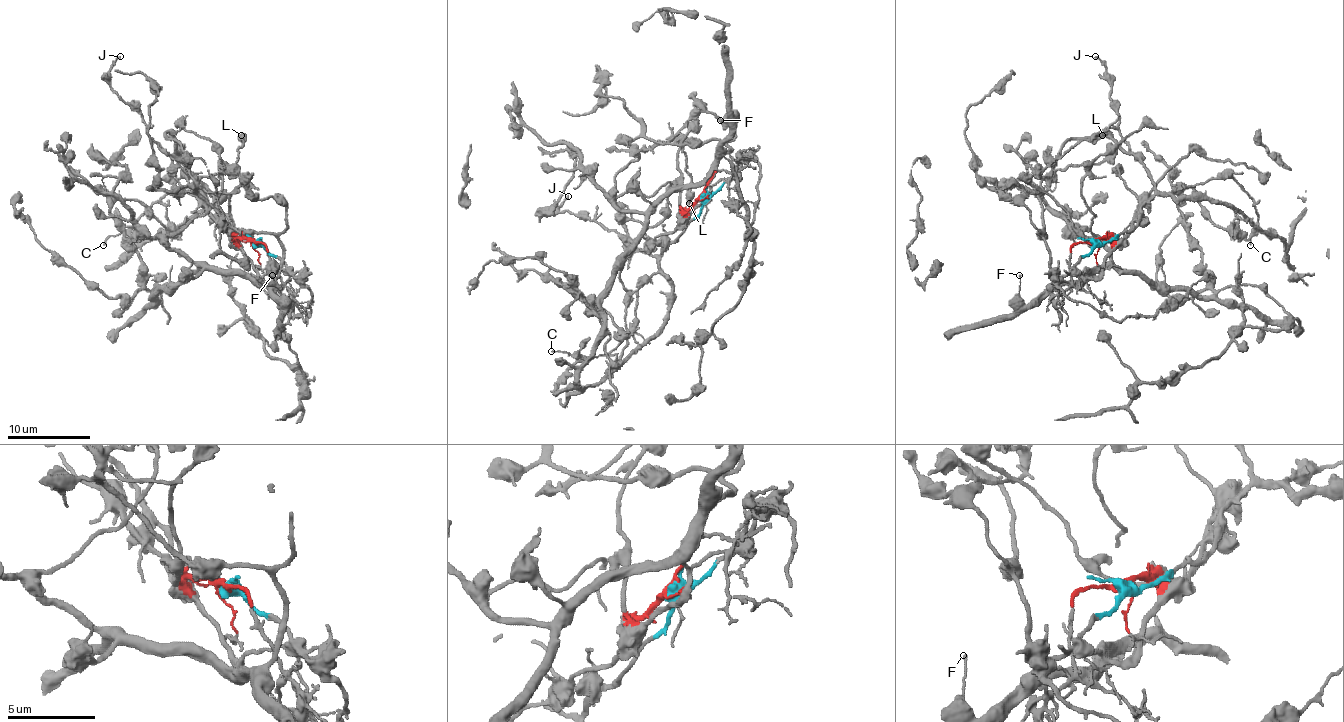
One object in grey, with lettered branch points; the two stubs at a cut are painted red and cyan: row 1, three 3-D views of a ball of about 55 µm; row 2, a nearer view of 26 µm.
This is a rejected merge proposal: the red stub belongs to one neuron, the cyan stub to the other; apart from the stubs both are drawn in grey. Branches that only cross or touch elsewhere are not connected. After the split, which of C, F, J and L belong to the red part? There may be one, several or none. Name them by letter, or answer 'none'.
F

